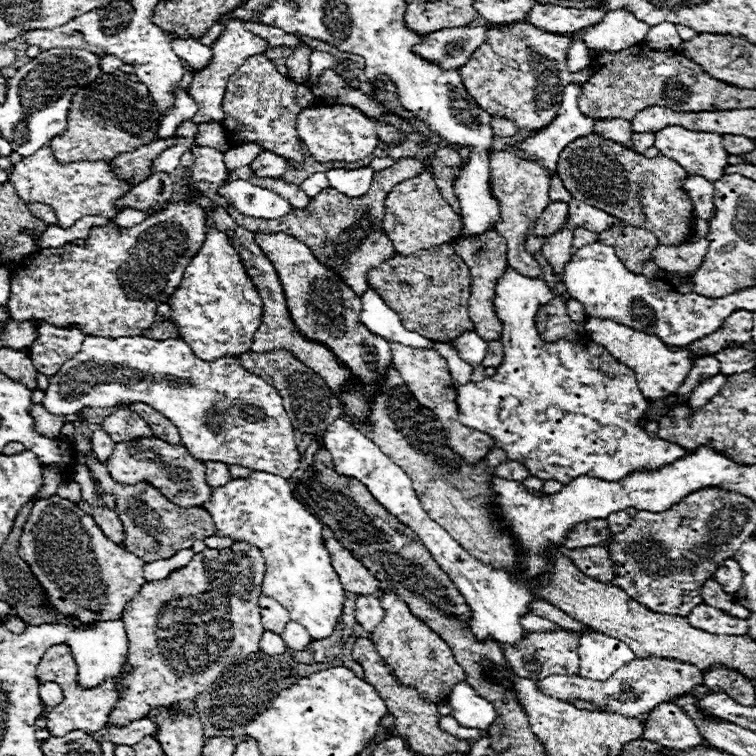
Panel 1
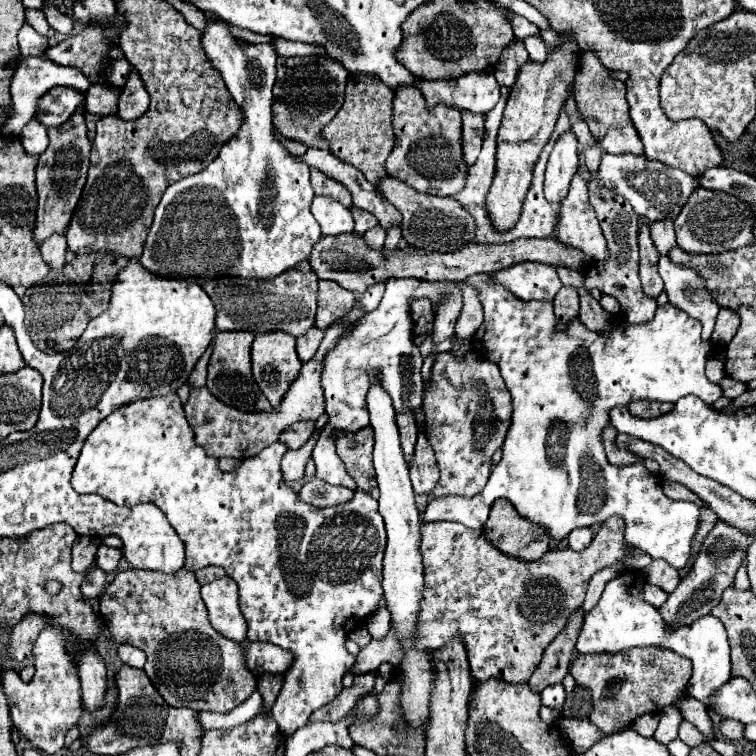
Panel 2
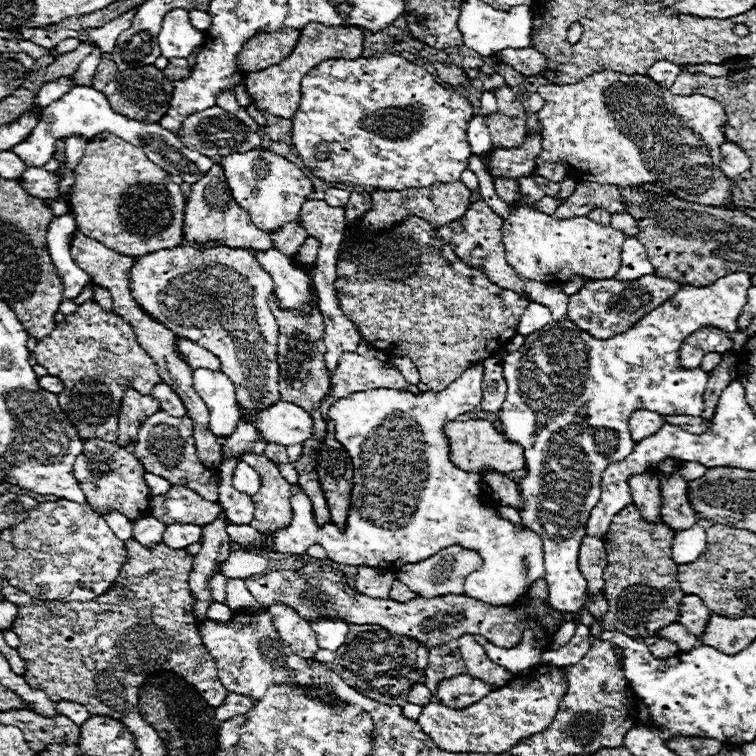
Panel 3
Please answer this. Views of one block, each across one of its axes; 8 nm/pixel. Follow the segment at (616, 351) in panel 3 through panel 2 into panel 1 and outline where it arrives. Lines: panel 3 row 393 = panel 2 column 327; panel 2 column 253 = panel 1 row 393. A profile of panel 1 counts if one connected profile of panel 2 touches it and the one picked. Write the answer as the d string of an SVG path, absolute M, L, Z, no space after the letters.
M506 266L504 276L496 282L494 296L496 314L504 326L500 338L504 344L504 360L494 376L476 384L468 382L456 386L458 420L472 430L490 434L496 440L496 448L504 450L510 460L526 466L530 476L558 480L562 484L584 474L618 482L632 474L632 470L658 470L660 466L668 466L668 462L676 462L676 458L684 458L684 448L660 438L652 440L646 430L638 428L638 420L644 418L648 402L638 390L634 372L608 354L604 346L598 346L587 337L584 343L577 341L577 344L568 340L548 344L540 338L534 318L538 306L552 298L554 294L550 294L544 280L530 280Z

